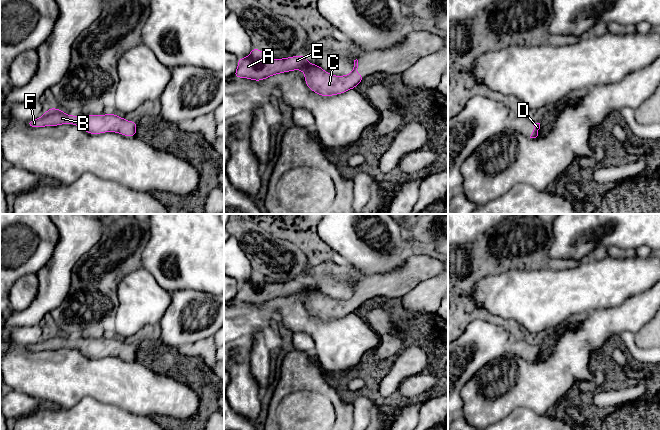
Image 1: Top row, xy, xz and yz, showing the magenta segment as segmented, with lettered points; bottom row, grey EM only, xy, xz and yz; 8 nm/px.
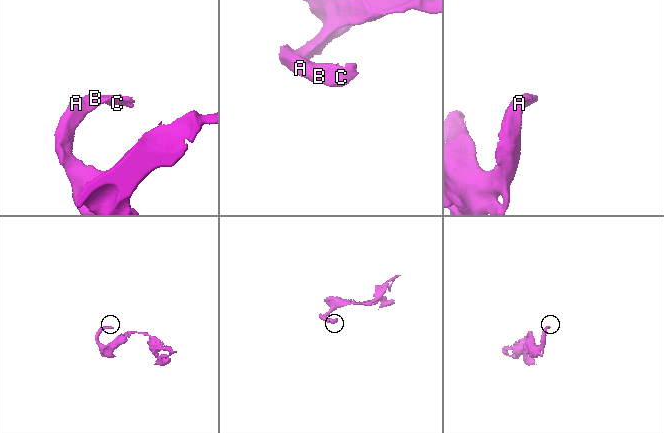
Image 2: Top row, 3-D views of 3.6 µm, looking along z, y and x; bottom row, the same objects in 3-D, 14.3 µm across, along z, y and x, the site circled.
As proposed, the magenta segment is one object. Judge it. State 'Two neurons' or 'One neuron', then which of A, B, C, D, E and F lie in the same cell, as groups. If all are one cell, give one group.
One neuron. Groups: A B C D E F

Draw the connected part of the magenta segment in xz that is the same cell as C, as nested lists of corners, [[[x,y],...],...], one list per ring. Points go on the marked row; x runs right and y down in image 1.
[[[253,48],[249,56],[238,59],[238,67],[234,76],[235,78],[241,77],[261,81],[279,73],[302,70],[306,85],[310,90],[320,96],[332,96],[356,88],[364,80],[357,73],[357,68],[358,60],[356,59],[350,74],[335,76],[316,64],[310,64],[303,55],[272,59],[268,58],[261,50]]]

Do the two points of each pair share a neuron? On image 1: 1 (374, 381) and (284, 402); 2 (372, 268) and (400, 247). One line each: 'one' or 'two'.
1: two
2: one

